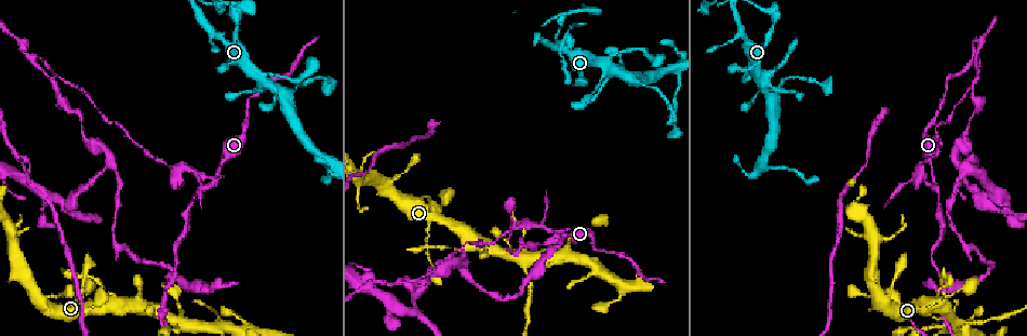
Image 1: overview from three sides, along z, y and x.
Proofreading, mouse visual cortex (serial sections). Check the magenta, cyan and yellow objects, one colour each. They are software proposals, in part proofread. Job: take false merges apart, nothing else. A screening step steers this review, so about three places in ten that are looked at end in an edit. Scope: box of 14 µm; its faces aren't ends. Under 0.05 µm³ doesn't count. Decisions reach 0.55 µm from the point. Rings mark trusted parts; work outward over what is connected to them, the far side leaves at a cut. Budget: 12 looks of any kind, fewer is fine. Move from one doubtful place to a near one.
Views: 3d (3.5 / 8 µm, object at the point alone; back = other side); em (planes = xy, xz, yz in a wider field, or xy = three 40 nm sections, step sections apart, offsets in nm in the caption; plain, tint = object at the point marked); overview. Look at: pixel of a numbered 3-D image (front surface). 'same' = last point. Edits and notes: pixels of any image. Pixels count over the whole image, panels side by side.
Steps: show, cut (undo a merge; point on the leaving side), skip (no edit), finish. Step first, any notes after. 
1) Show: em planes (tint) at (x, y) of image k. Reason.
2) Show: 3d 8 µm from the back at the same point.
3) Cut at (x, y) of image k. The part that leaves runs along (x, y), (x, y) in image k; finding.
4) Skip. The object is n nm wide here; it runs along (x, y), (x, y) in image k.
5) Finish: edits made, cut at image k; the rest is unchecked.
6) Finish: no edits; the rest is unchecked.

Show: 3d 3.5 µm at (933, 176) of image 1. Abrupt turn.

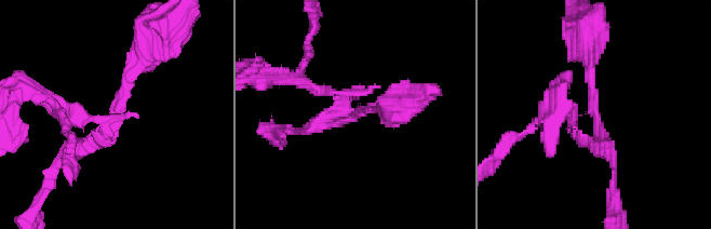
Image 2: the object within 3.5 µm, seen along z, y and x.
Show: em planes (tint) at (598, 121) of image 2.

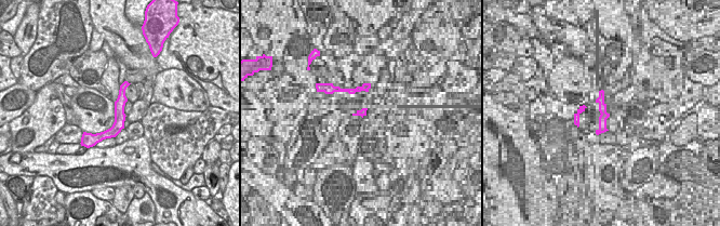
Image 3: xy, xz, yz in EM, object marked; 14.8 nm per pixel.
Cut at (312, 86) of image 2. The part that leaves runs along (344, 93), (264, 76) in image 2; a second cell is stuck on.

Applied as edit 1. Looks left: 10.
Show: overview.

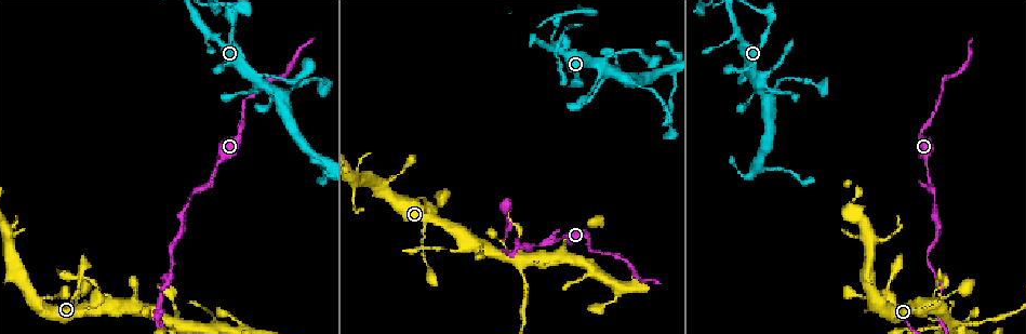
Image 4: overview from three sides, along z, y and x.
Show: 3d 3.5 µm at (463, 245) of image 4. Sharp bend.

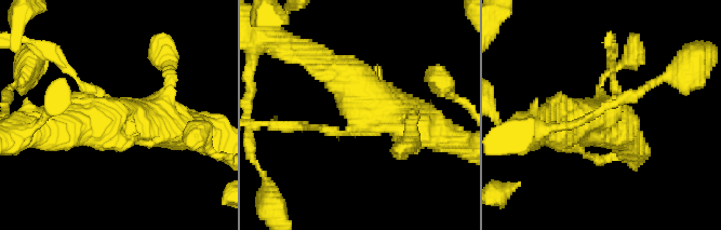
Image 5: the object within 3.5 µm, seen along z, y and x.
Show: em xy step 2 (tint) at (363, 113) of image 5.

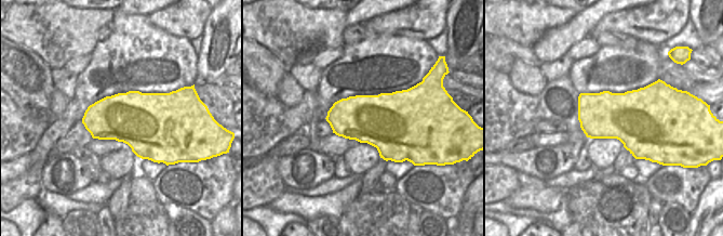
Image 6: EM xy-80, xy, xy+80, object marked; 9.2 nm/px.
Cut at (69, 70) of image 5. The part that leaves runs along (105, 95), (25, 41) in image 5; a second cell is stuck on.

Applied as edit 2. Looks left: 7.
Show: 3d 3.5 µm from the back at (172, 321) of image 4. Abrupt turn.

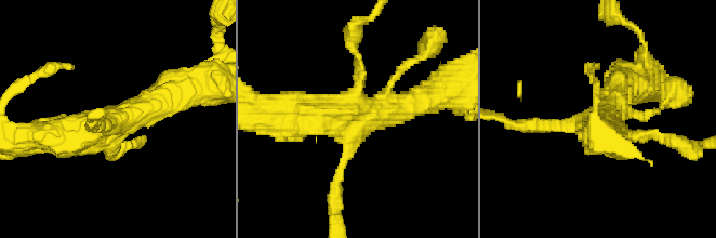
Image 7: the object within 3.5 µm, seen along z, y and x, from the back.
Show: em xy step 1 (tint) at (353, 116) of image 7. Shape alone is not enough.

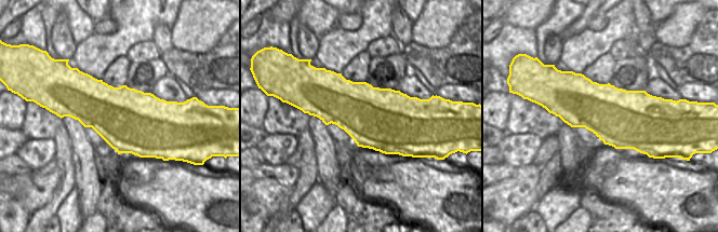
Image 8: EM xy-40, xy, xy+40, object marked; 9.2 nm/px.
Skip. It runs along (173, 91), (80, 134), (40, 134) in image 7; all the same cell.

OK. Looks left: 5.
Show: 3d 3.5 µm at (623, 79) of image 4. Small branch off a trunk.

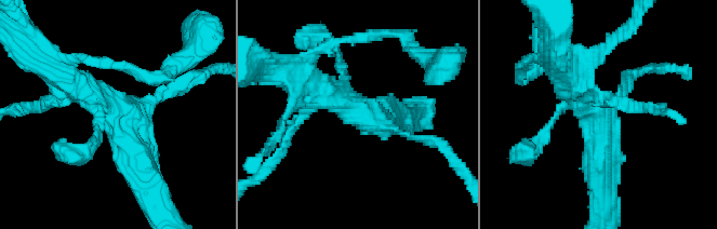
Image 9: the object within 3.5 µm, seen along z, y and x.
Show: em xy step 1 (tint) at (601, 116) of image 9.

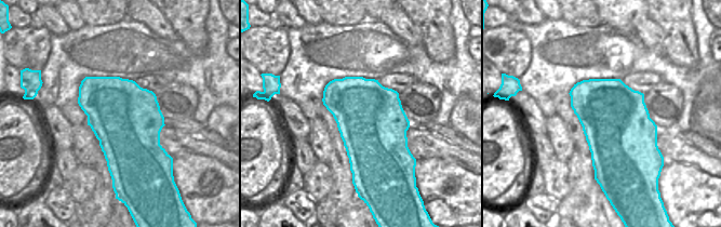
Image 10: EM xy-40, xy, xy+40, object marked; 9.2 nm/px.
Skip. The object is 650 nm wide here; it runs along (63, 76), (119, 116), (146, 182) in image 9; all the same cell.

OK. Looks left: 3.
Finish: edits made, cut at image 2, cut at image 5; the rest is unchecked.

